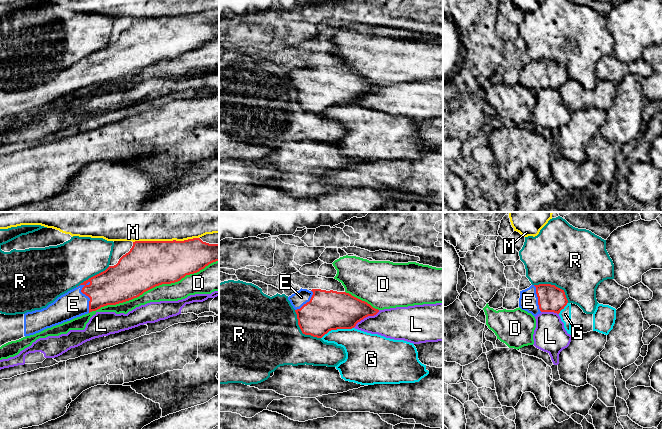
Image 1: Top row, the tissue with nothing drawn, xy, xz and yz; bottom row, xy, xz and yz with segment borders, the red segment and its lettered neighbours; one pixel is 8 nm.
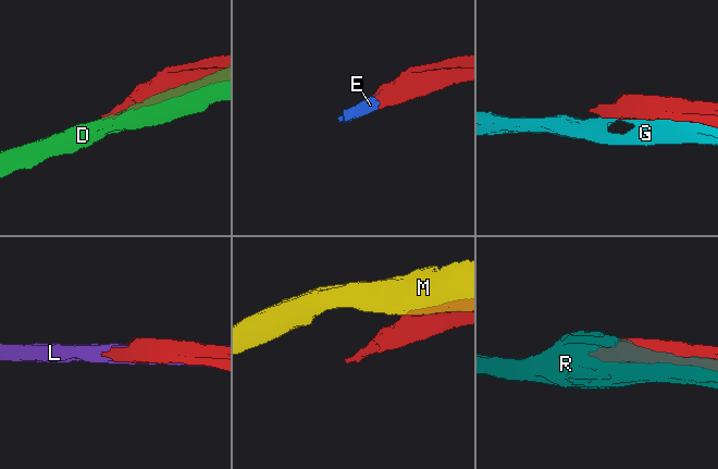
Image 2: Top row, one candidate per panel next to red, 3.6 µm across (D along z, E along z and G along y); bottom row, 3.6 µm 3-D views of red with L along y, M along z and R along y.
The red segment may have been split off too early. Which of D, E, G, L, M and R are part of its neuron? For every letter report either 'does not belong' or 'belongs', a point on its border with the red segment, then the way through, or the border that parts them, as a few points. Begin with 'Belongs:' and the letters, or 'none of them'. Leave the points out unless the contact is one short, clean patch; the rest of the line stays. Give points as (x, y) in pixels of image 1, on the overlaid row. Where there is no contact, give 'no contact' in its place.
Belongs: E
D: does not belong; contact xy (153, 287)
E: belongs; contact xy (87, 295)
G: does not belong; contact xz (337, 328)
L: does not belong; contact xz (366, 316)
M: does not belong; contact xy (165, 241)
R: does not belong; contact yz (554, 285)

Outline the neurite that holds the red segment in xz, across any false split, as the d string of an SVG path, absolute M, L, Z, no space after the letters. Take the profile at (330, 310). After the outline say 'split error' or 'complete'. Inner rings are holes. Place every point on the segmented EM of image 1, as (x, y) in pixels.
M300 289L288 297L305 335L322 338L331 330L352 329L379 310L349 293Z | split error

